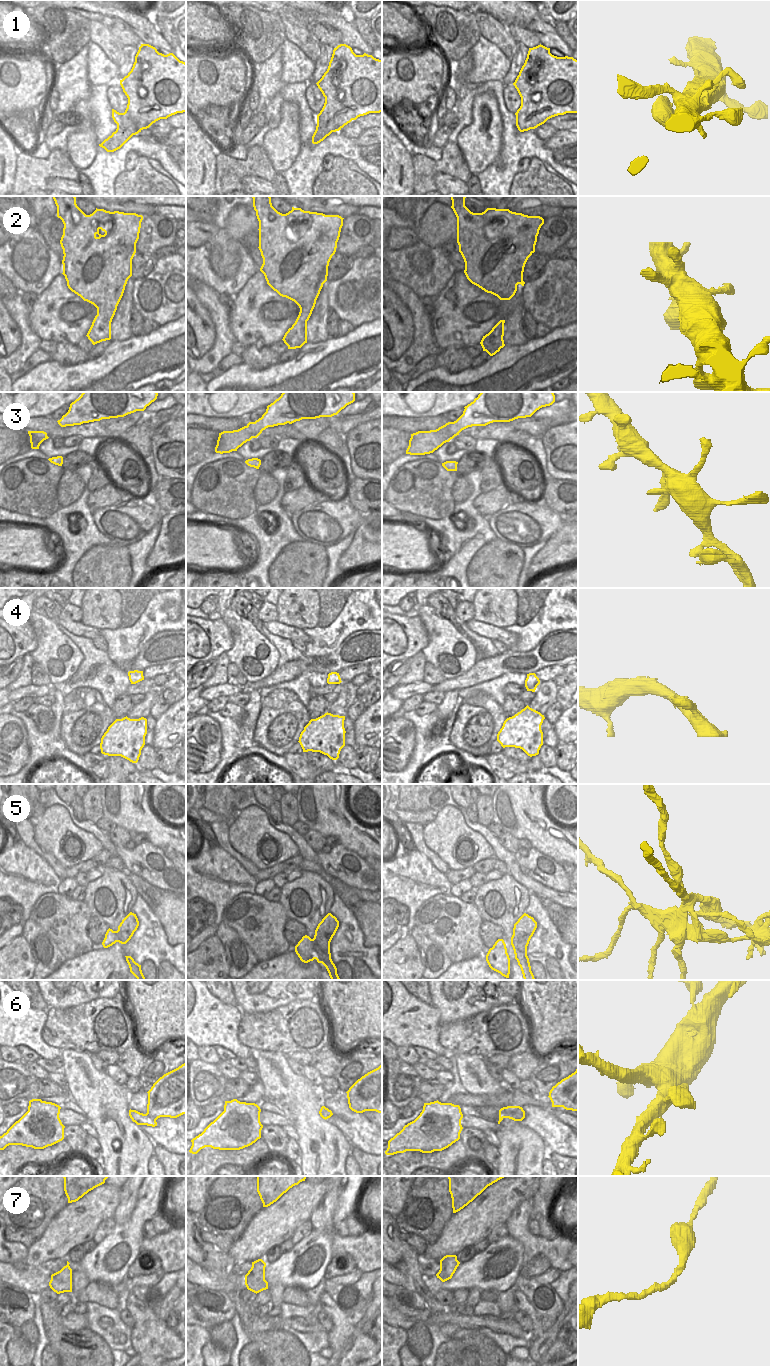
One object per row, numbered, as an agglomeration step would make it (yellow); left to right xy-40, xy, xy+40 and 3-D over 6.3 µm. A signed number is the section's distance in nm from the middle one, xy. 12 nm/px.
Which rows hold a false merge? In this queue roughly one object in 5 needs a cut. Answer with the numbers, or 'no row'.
no row

